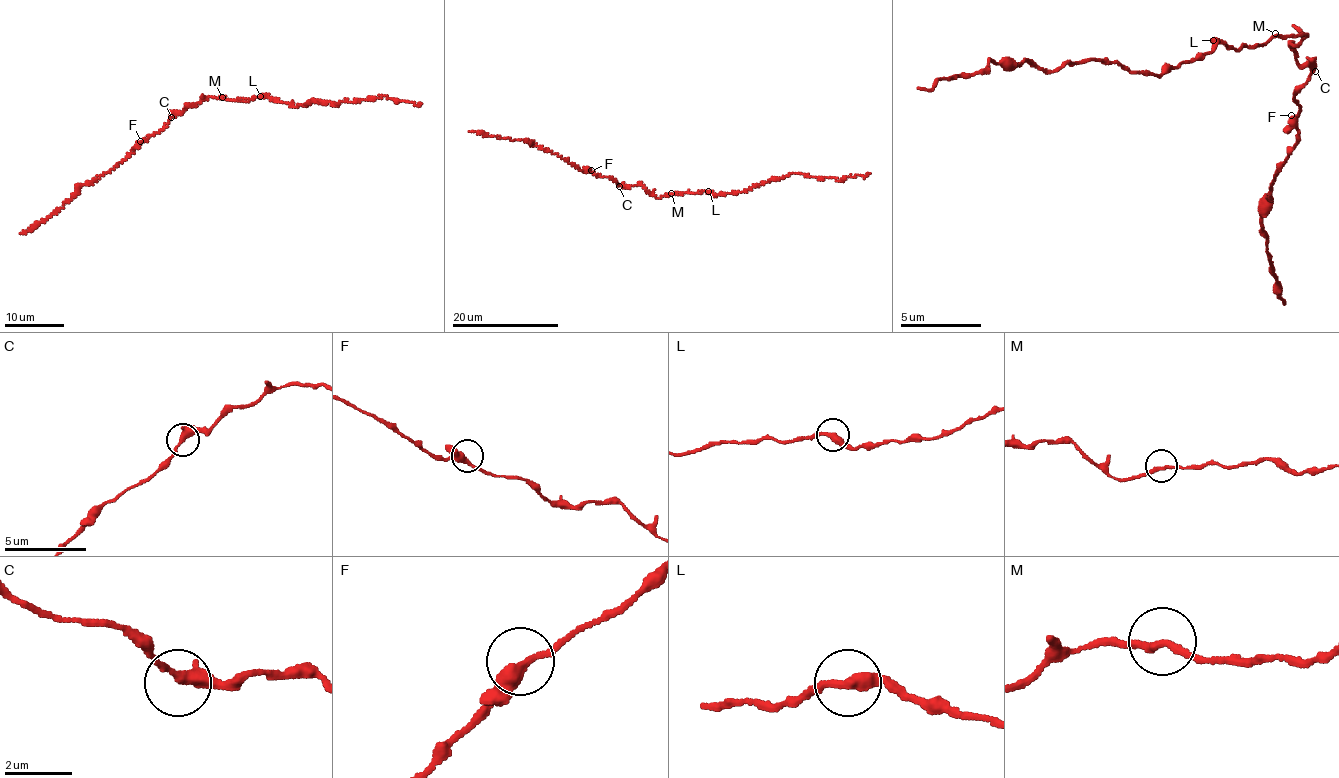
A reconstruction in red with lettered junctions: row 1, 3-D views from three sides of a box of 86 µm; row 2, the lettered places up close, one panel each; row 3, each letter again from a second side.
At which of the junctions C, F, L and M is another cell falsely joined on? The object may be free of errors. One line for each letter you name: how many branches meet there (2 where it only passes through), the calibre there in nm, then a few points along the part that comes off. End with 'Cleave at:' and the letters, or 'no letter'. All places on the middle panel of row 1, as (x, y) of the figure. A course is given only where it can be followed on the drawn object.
L: 2 branches meet; 320 nm thick; foreign part runs (709, 192), (723, 196), (742, 193), (793, 172), (843, 181), (848, 176), (869, 174)
Cleave at: L

